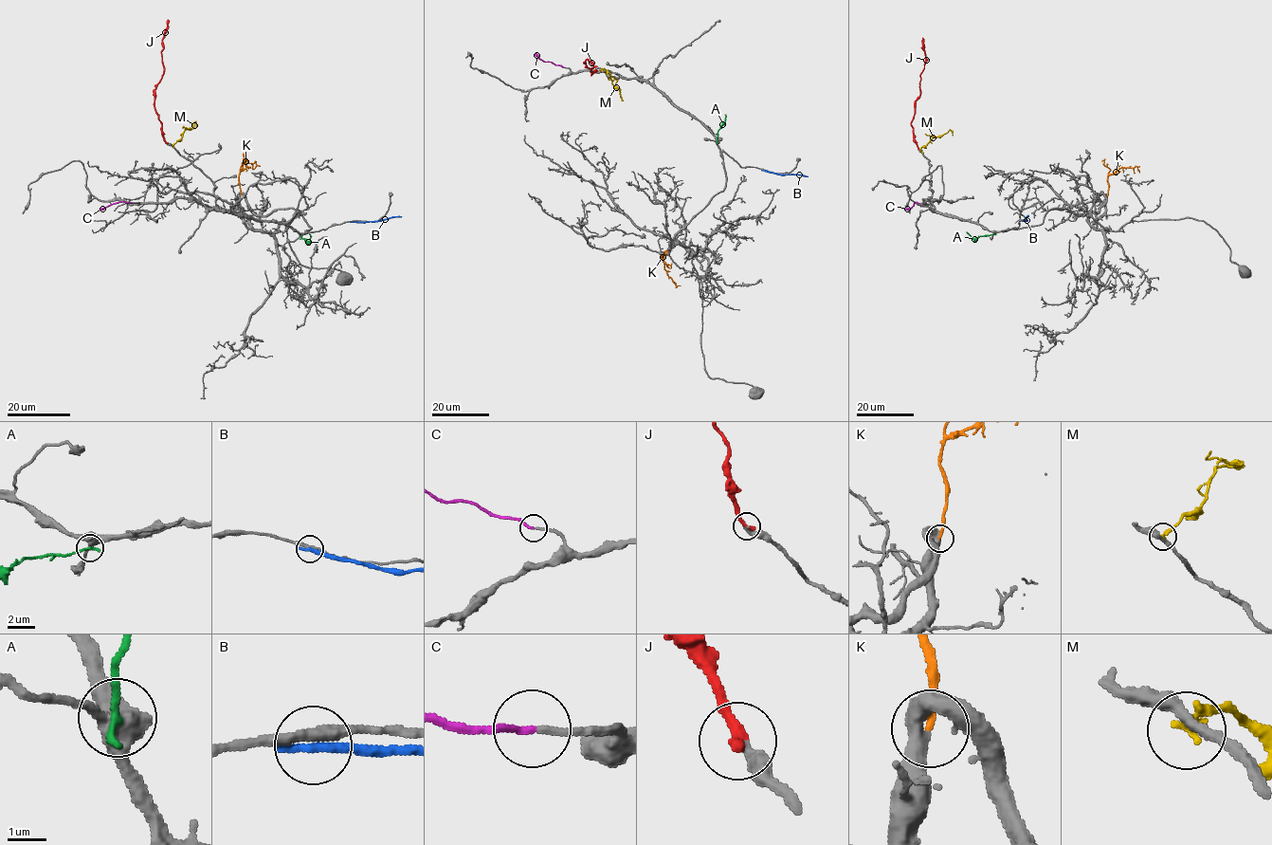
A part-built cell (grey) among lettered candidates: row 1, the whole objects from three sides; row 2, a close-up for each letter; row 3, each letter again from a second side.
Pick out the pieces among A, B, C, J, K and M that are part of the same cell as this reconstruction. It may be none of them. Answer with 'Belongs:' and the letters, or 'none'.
Belongs: C, J, K

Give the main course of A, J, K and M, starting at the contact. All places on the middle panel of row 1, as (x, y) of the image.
A: (717, 141), (717, 132), (724, 120), (724, 114)
J: (595, 66), (588, 59), (584, 62), (588, 67), (592, 67), (591, 73), (596, 70)
K: (662, 255), (667, 274), (676, 285), (680, 285)
M: (601, 70), (605, 69), (608, 72), (623, 101)

